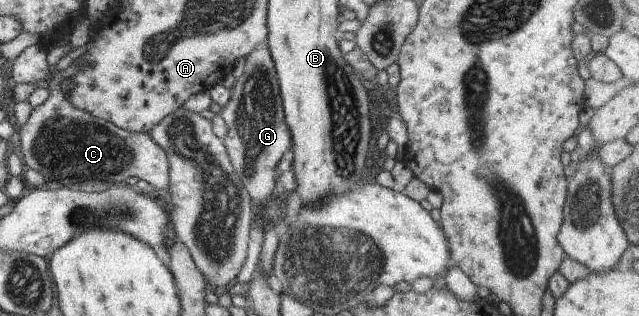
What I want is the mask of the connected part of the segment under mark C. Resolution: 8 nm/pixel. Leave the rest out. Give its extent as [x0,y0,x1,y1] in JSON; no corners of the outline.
[18,57,167,189]

